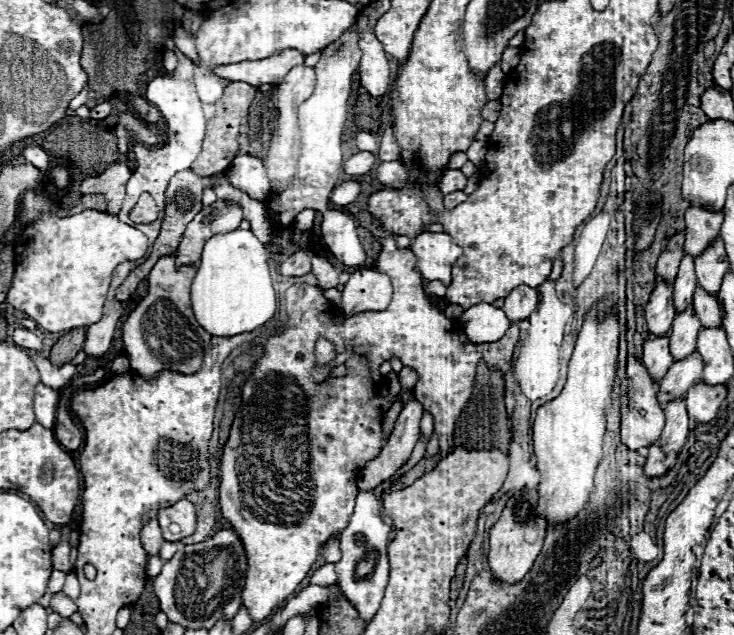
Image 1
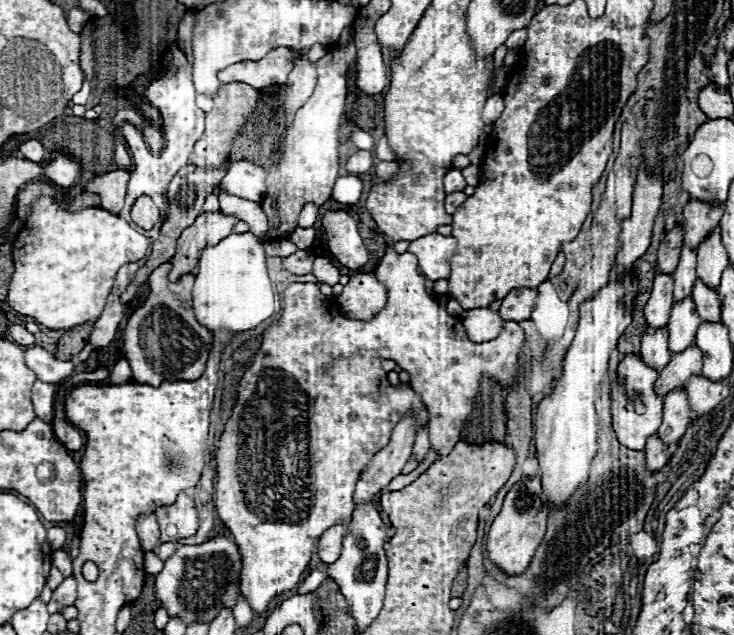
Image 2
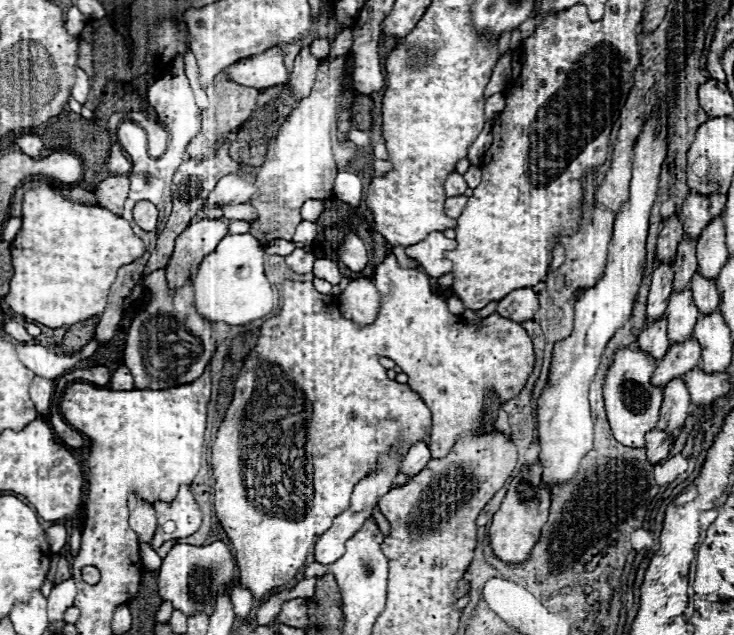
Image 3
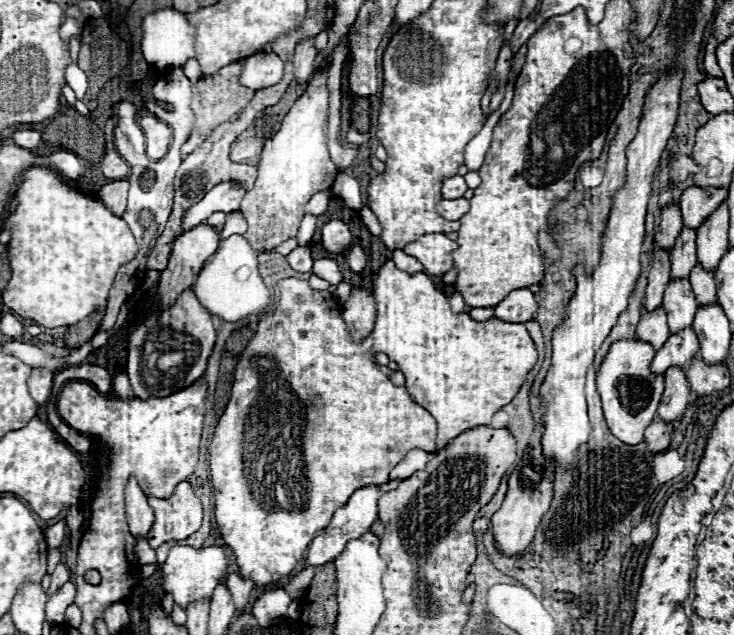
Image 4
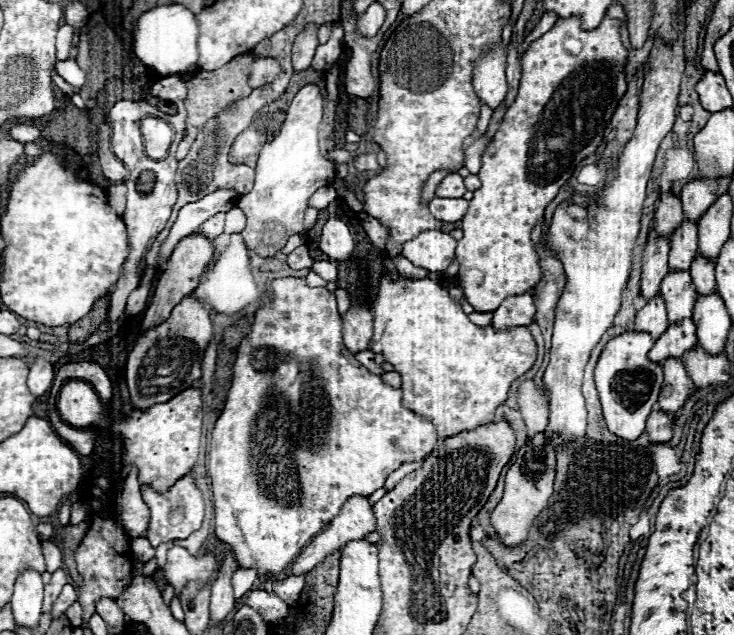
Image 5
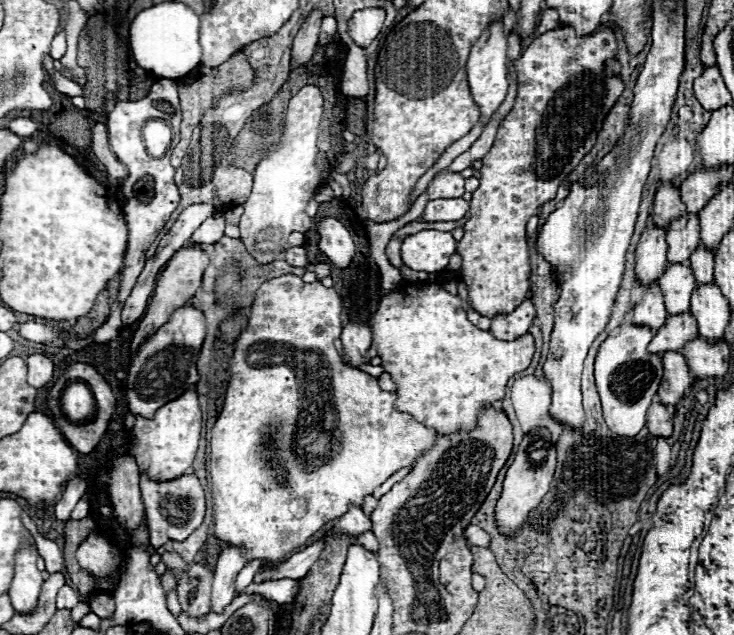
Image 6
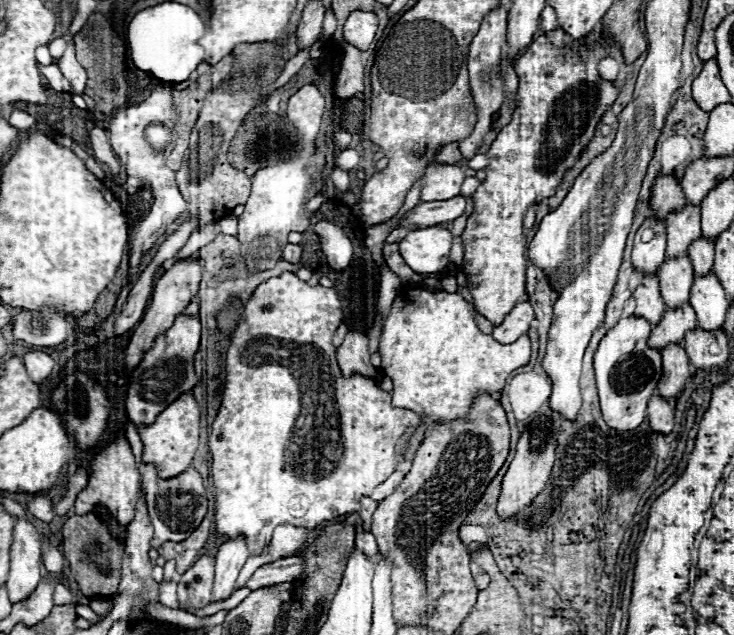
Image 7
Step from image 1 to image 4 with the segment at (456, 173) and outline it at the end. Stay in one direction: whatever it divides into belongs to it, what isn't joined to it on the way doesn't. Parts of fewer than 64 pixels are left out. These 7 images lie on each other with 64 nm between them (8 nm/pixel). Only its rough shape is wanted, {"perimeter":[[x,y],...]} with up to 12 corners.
{"perimeter":[[458,174],[442,182],[442,198],[462,198],[468,186]]}

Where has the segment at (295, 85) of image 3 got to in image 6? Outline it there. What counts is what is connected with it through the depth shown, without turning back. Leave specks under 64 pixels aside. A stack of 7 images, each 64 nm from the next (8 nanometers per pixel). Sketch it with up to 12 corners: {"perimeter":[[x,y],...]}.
{"perimeter":[[310,12],[294,36],[292,56],[300,66],[312,60],[322,12]]}

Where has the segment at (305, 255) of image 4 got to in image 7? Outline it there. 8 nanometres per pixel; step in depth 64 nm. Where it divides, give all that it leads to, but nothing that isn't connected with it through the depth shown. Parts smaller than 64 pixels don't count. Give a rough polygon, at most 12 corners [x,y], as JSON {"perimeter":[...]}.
{"perimeter":[[286,244],[282,260],[298,264],[302,258],[300,244]]}

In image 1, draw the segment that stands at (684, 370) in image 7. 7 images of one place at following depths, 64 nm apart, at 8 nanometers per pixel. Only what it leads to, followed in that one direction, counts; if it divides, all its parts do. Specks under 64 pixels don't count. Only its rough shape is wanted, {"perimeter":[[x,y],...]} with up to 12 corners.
{"perimeter":[[684,398],[664,408],[666,426],[658,444],[678,454],[688,436]]}

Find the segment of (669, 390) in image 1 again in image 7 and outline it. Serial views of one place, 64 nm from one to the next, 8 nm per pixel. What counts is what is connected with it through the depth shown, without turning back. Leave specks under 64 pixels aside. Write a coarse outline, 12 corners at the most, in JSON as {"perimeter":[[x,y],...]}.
{"perimeter":[[690,304],[668,308],[648,346],[662,350],[696,328]]}

